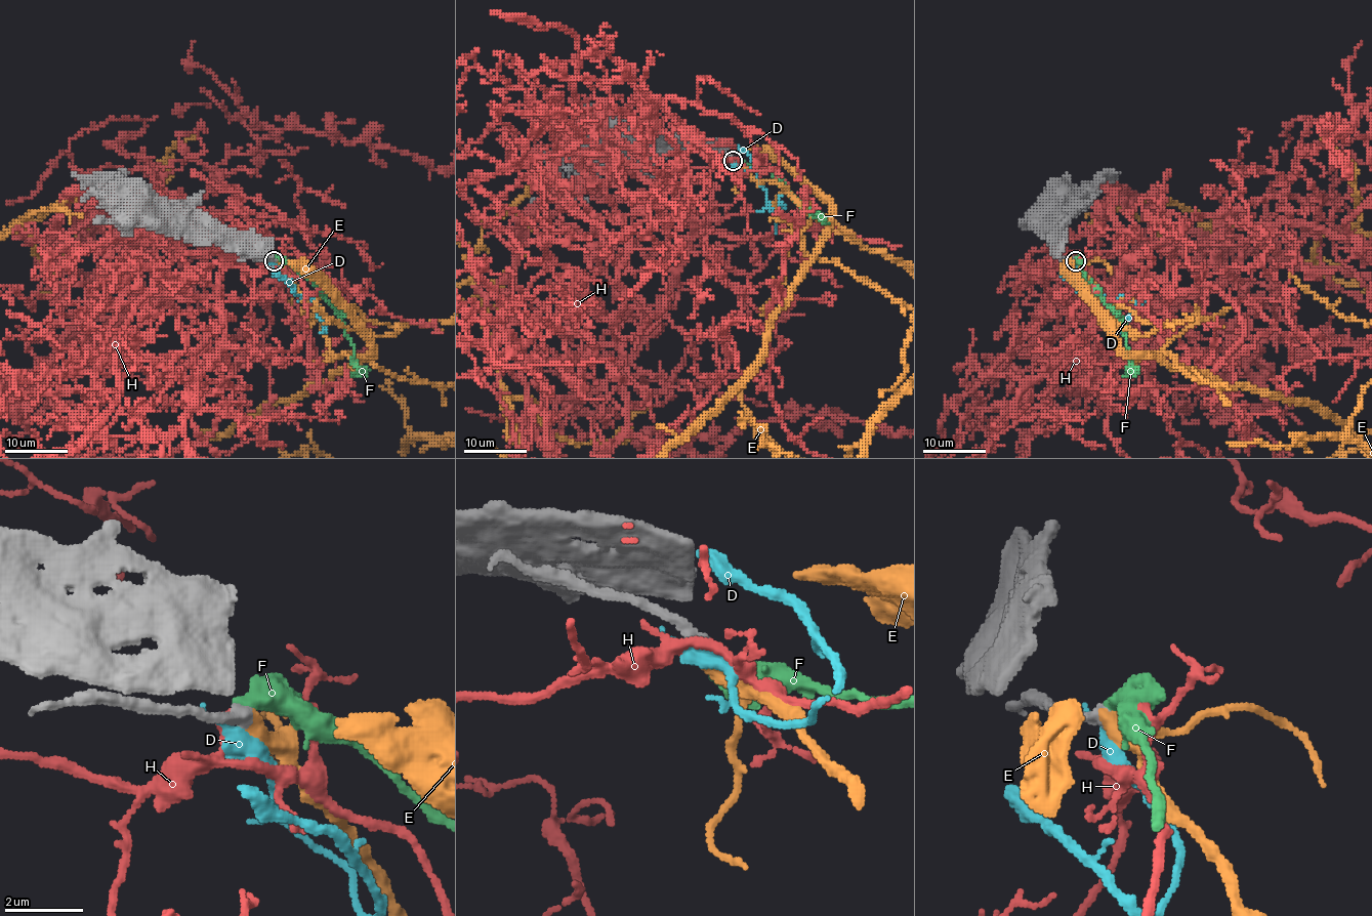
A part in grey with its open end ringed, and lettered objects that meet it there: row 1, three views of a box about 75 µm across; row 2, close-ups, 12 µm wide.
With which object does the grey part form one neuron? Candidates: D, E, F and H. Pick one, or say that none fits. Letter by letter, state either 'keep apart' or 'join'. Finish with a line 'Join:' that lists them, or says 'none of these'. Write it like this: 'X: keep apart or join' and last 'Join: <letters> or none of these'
D: keep apart
E: join
F: keep apart
H: keep apart
Join: E

